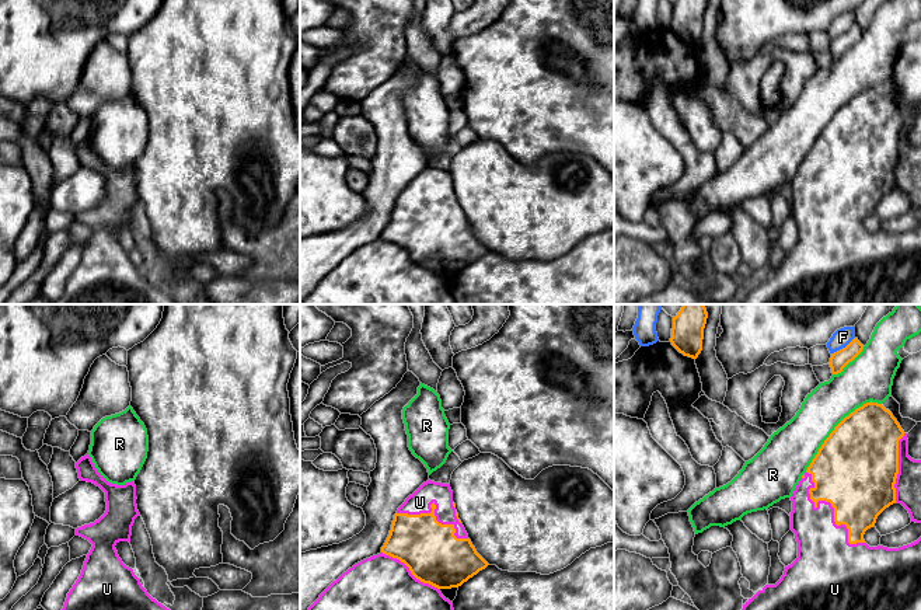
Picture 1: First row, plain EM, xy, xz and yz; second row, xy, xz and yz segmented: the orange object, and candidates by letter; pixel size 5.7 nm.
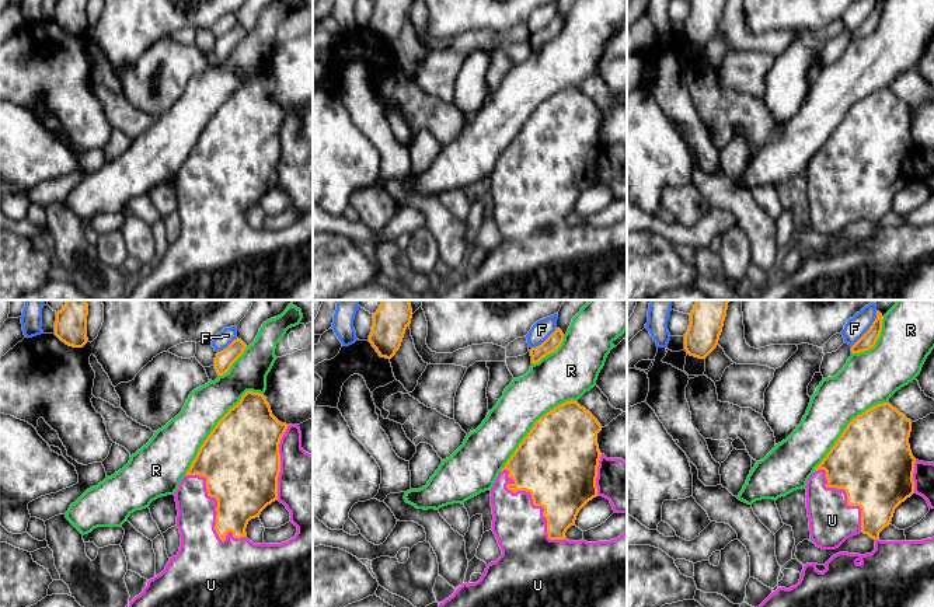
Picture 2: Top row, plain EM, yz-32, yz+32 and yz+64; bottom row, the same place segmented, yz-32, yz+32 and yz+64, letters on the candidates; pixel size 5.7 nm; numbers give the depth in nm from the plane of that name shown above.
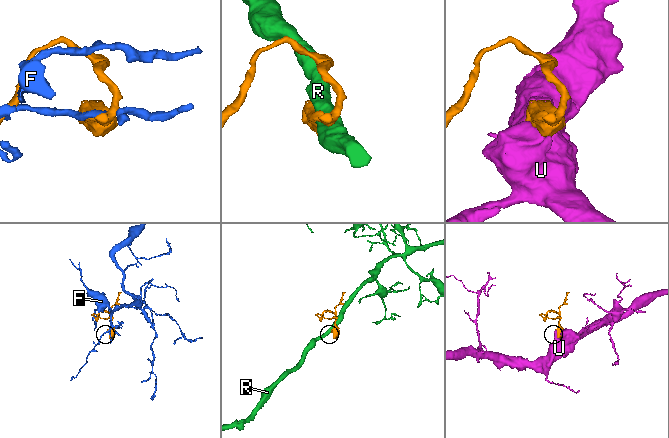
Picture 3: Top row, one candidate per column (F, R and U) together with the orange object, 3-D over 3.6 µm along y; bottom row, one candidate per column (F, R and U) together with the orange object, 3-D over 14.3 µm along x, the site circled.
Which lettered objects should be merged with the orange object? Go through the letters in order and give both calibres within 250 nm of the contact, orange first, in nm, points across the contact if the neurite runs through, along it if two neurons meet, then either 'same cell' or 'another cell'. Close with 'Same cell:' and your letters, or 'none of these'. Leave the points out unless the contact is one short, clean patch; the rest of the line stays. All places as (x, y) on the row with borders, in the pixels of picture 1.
F: 100/100 nm | another cell
R: 480/260 nm | another cell
U: 460/300 nm | same cell
Same cell: U

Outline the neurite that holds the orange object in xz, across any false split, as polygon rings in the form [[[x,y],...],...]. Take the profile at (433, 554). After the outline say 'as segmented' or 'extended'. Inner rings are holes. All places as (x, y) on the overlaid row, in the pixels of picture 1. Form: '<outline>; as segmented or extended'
[[[428,480],[398,508],[381,553],[343,572],[308,610],[454,610],[440,590],[461,586],[488,565],[458,519],[450,484]]]; extended

